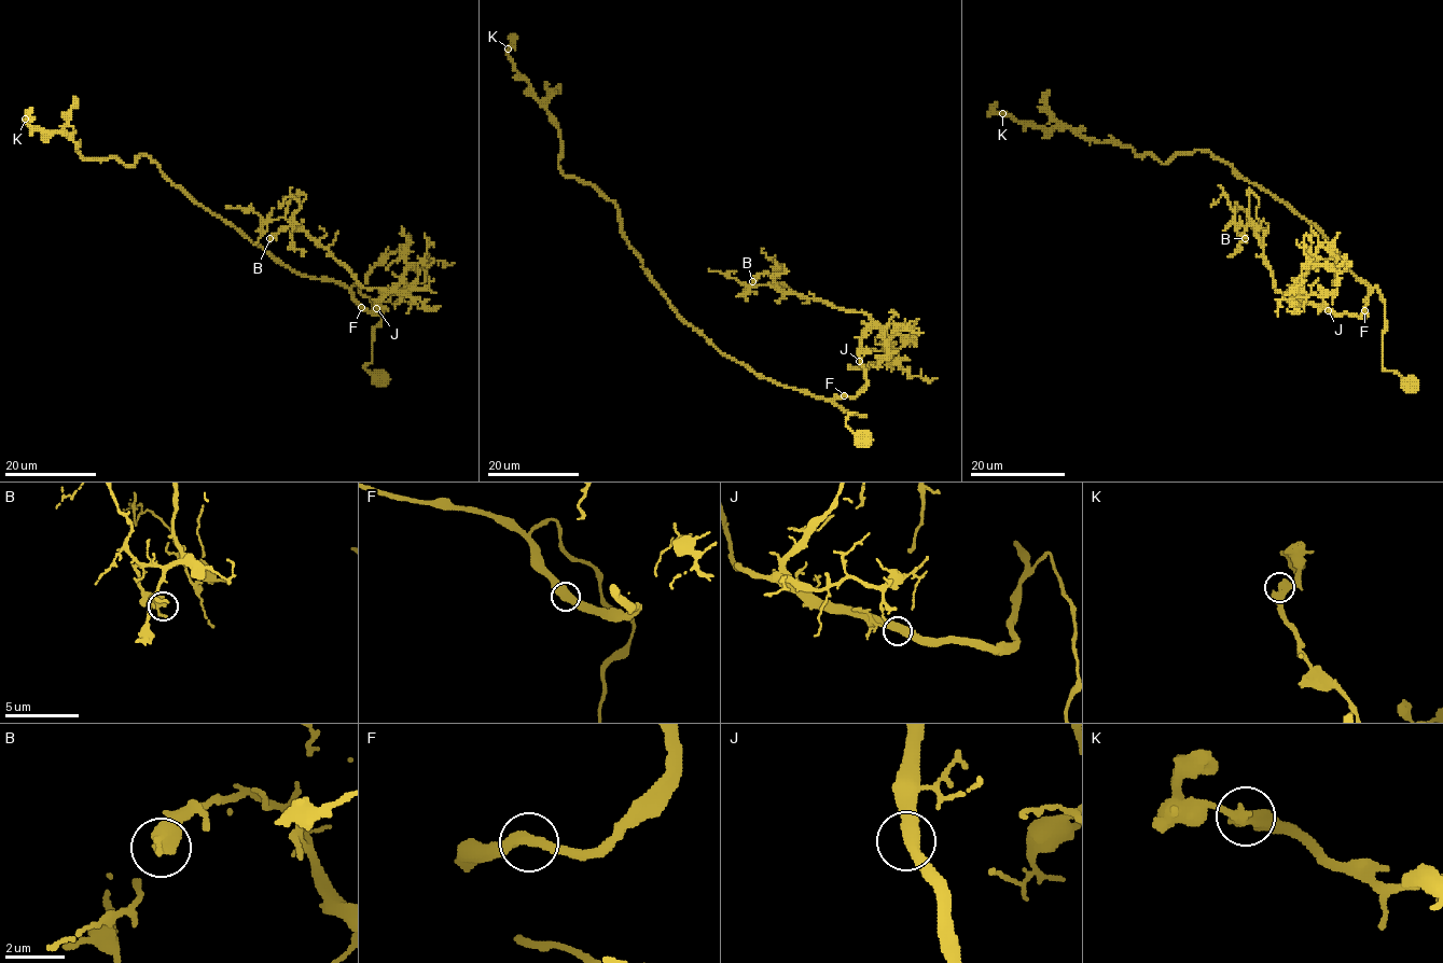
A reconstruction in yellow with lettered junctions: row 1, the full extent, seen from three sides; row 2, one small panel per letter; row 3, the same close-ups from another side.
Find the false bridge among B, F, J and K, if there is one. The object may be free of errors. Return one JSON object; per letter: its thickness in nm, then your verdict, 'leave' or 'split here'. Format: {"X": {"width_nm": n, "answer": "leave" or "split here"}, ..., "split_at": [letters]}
{"B": {"width_nm": 440, "answer": "leave"}, "F": {"width_nm": 440, "answer": "leave"}, "J": {"width_nm": 460, "answer": "leave"}, "K": {"width_nm": 440, "answer": "leave"}, "split_at": []}

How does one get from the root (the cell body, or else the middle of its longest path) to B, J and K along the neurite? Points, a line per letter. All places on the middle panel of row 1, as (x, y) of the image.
B: (862, 440), (845, 420), (864, 415), (834, 402), (865, 385), (870, 318), (782, 292), (766, 273), (752, 281)
J: (862, 440), (845, 420), (855, 413), (864, 415), (834, 403), (855, 396), (865, 385), (859, 361)
K: (862, 440), (845, 420), (864, 415), (759, 376), (680, 316), (615, 205), (562, 171), (557, 125), (508, 49)

